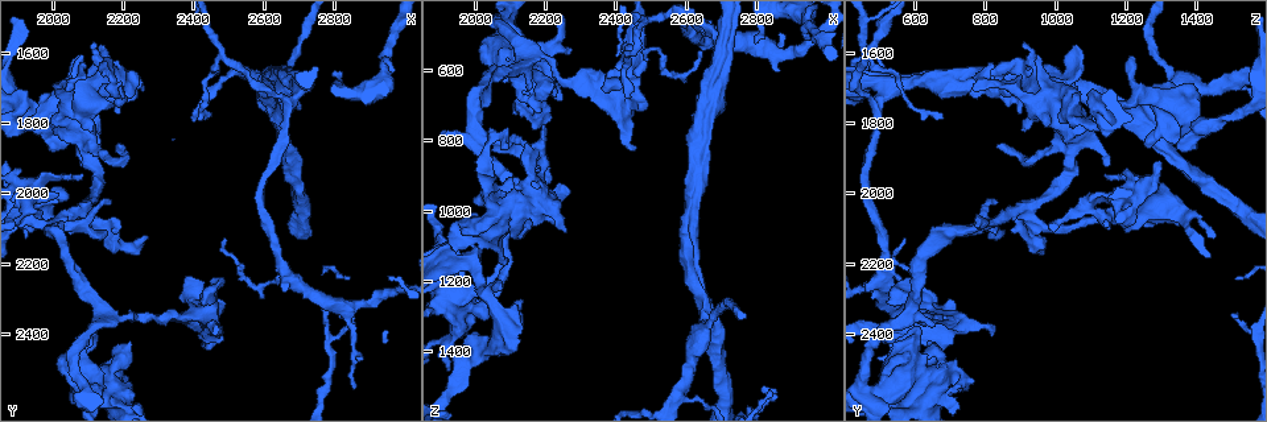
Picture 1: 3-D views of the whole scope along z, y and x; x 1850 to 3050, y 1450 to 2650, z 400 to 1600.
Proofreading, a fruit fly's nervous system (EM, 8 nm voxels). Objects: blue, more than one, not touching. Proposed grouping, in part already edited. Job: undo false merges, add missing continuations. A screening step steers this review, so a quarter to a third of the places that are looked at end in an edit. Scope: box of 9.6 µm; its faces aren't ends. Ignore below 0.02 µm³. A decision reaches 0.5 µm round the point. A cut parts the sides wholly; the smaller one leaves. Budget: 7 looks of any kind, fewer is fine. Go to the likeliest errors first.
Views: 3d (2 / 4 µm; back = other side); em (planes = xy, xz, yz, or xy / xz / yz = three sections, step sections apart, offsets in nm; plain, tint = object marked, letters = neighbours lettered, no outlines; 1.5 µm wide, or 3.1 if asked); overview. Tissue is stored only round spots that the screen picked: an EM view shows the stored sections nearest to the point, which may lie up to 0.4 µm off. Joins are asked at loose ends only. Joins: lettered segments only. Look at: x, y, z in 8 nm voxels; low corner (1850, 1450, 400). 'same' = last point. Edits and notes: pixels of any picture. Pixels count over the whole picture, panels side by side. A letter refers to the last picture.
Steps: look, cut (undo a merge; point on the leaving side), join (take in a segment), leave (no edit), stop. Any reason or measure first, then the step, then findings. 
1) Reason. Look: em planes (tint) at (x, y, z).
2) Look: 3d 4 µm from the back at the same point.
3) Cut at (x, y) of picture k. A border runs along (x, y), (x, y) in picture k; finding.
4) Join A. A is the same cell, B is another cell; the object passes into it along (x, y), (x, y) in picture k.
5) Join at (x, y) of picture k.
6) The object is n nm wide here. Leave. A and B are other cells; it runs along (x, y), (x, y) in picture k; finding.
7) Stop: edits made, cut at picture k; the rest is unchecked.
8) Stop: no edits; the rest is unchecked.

Arms part here. Look: em planes (letters) at (2020, 2090, 800).

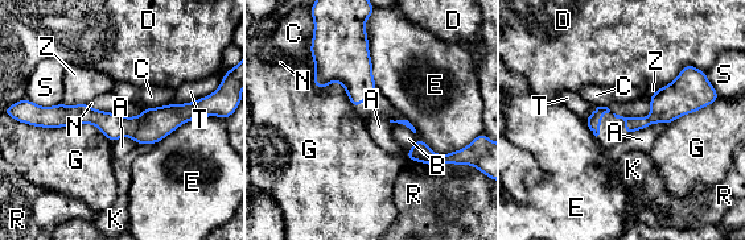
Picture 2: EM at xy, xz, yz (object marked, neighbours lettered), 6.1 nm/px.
The longest contact is with G, 550 nm. Leave. A, B, C, D, E, G, K, N, R, S, T and Z are other cells; it runs along (38, 114), (112, 125), (197, 114) in picture 2; one cell here.

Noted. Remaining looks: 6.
Sharp bend. Look: em xz step 4 (tint) at (2640, 1800, 1240).

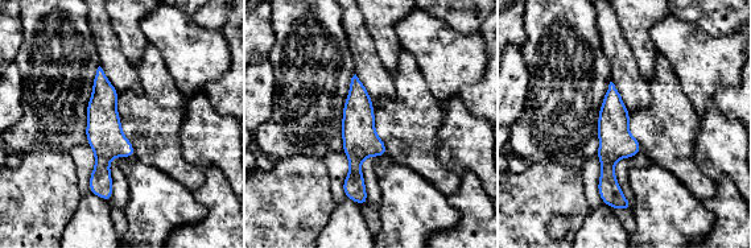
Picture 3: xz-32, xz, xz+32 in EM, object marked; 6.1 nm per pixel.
Look: em planes (letters) at the same point.

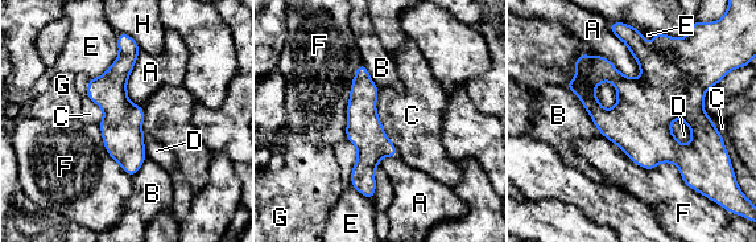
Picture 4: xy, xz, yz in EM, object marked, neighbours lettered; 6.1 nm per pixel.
Leave. A, B, C, D, E, F, G and H are other cells; a border runs along (606, 80), (616, 91), (611, 110) in picture 4; one cell here.

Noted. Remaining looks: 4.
Branch stops here. Look: em planes (letters) at (2800, 1660, 520).

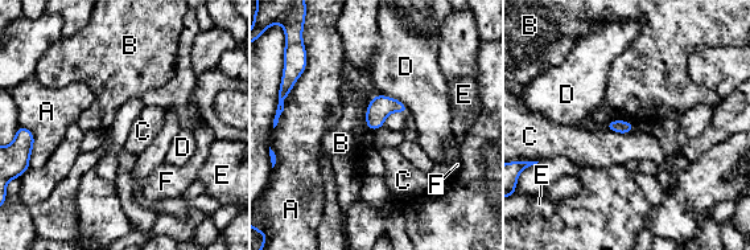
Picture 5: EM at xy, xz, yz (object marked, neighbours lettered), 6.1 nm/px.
Leave. A, B, C, D, E and F are other cells; a border runs along (633, 122), (610, 121), (604, 127) in picture 5; none of them fits.

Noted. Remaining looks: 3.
Stop: no edits; the rest is unchecked.

